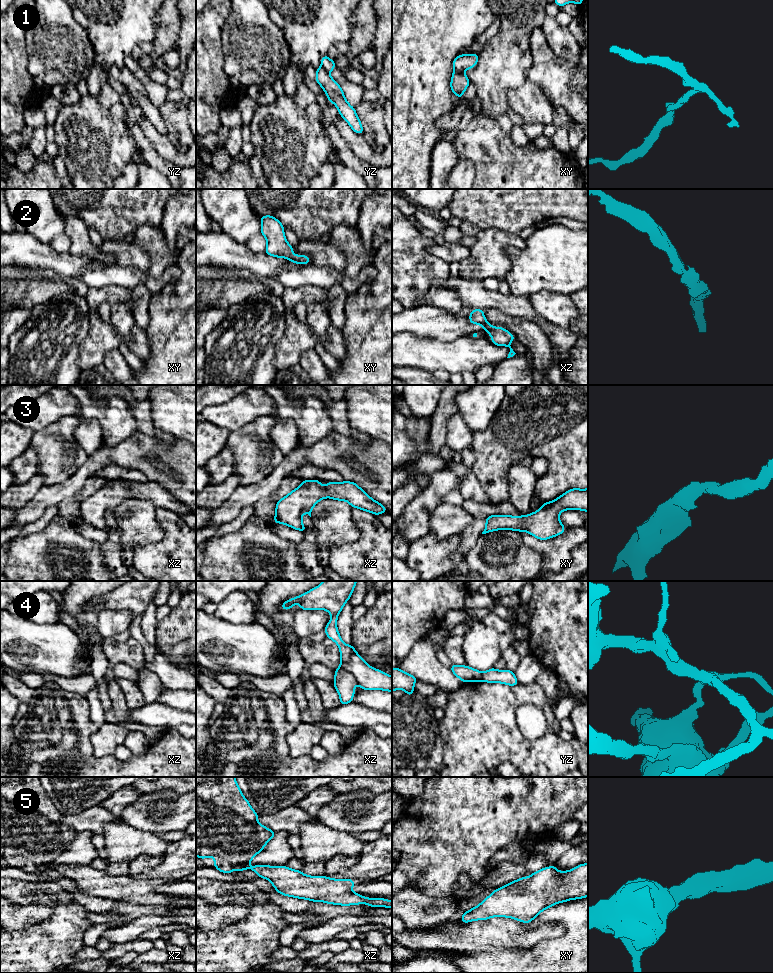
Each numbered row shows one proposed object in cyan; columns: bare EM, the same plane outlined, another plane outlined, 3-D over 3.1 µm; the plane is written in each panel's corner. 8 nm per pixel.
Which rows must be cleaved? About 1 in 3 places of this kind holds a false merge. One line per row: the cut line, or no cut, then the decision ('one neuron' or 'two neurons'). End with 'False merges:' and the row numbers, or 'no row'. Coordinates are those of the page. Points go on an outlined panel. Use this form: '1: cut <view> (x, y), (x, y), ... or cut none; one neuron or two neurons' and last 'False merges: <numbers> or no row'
1: cut xy (454, 70), (463, 71); two neurons
2: cut none; one neuron
3: cut none; one neuron
4: cut none; one neuron
5: cut none; one neuron
False merges: 1

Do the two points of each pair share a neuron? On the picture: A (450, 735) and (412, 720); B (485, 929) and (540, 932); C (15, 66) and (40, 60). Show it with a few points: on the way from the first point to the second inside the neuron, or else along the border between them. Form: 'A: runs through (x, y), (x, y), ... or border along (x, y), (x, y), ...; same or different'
A: border along (438, 721), (438, 732), (442, 742), (443, 754); different
B: runs through (499, 932), (526, 934); same
C: border along (26, 40), (27, 69), (34, 78); different

